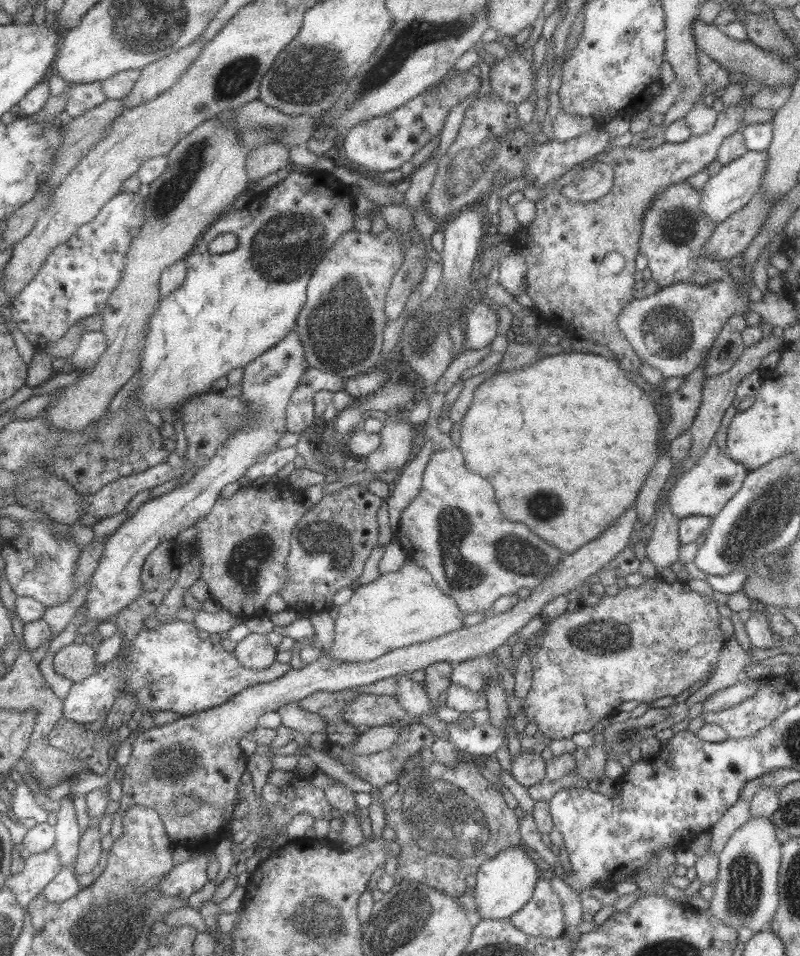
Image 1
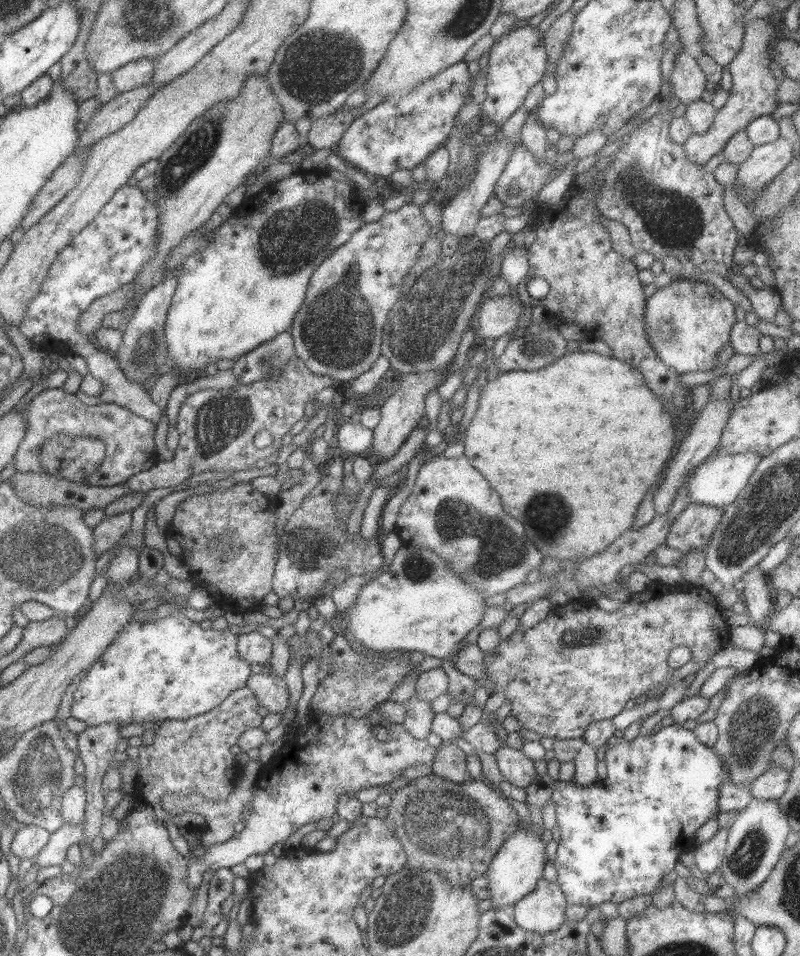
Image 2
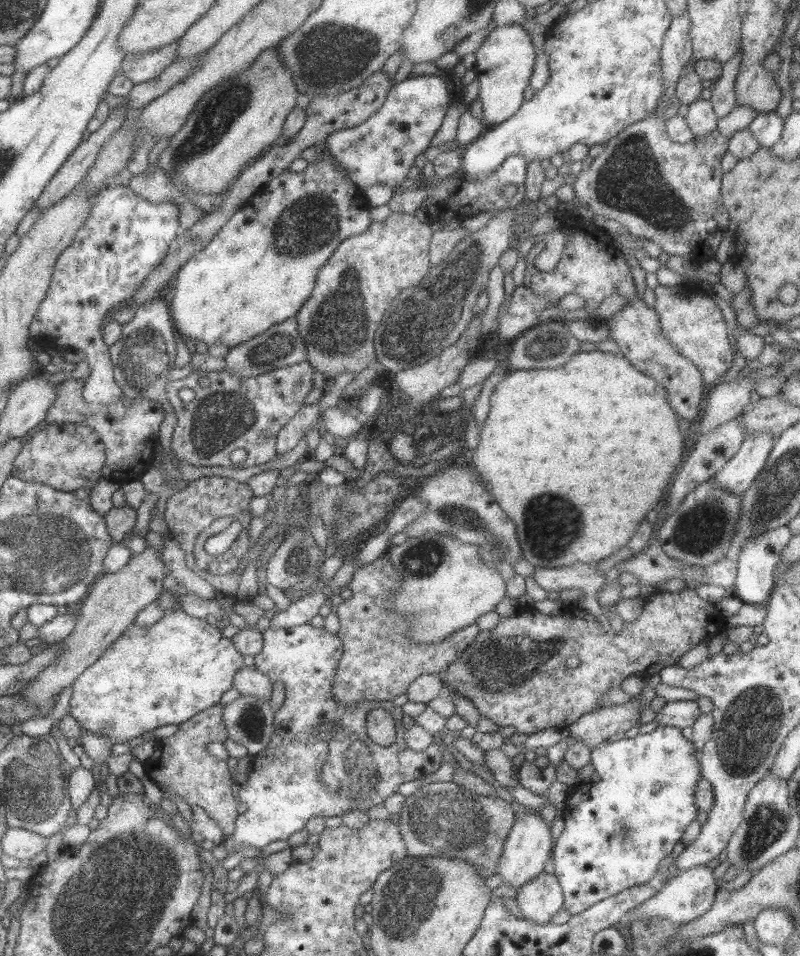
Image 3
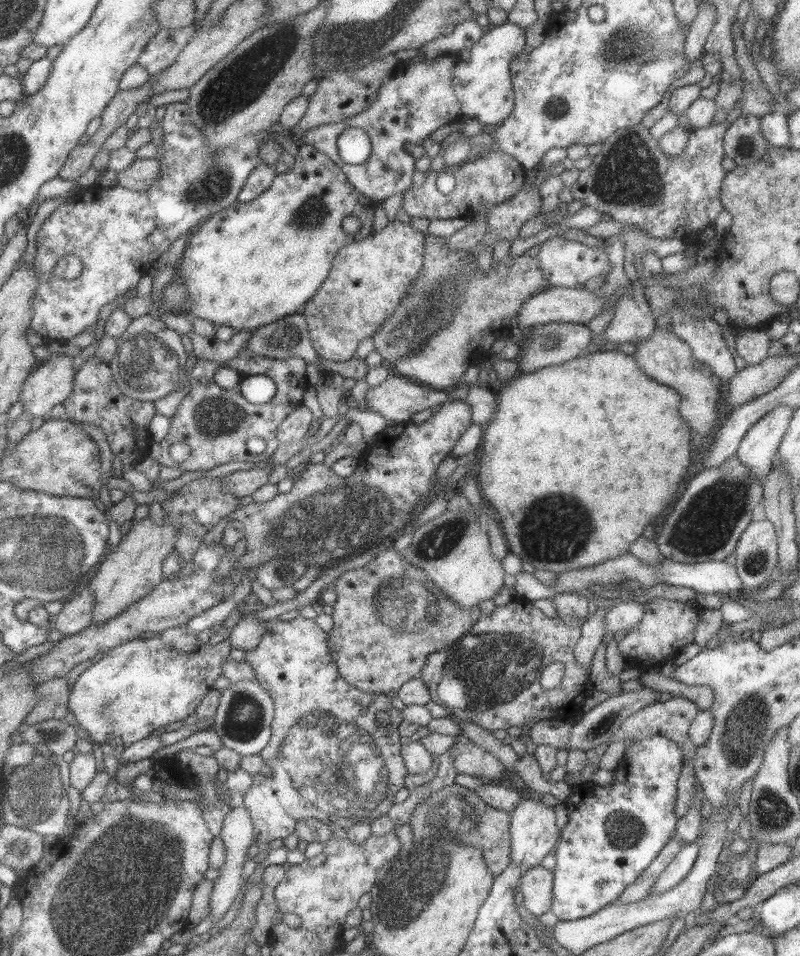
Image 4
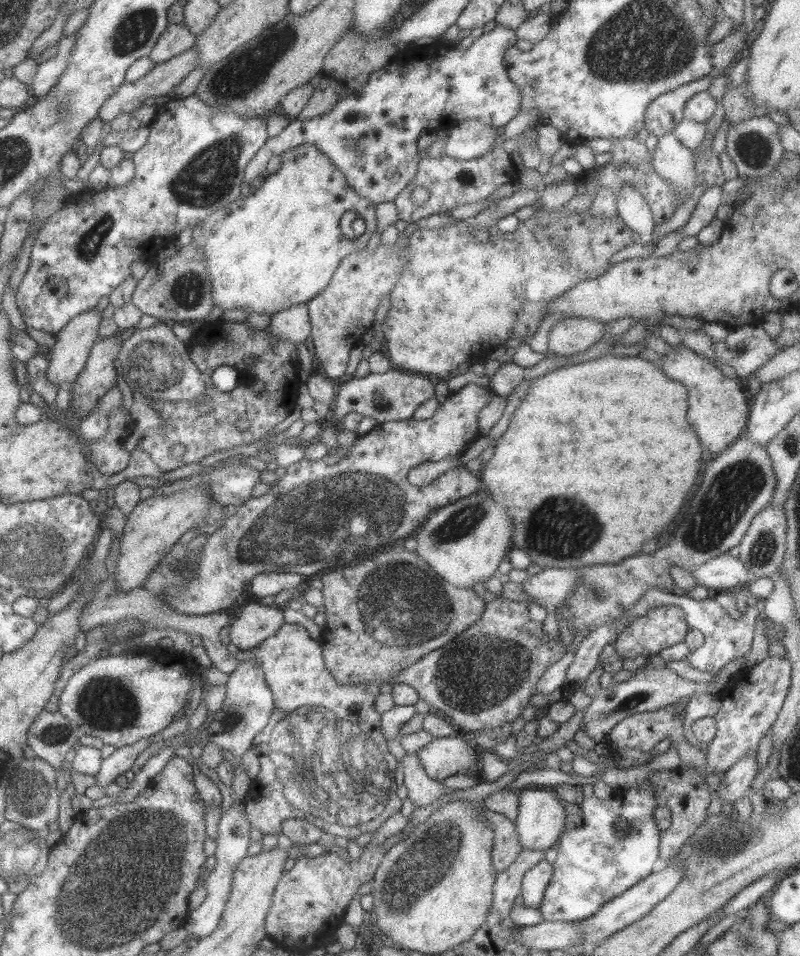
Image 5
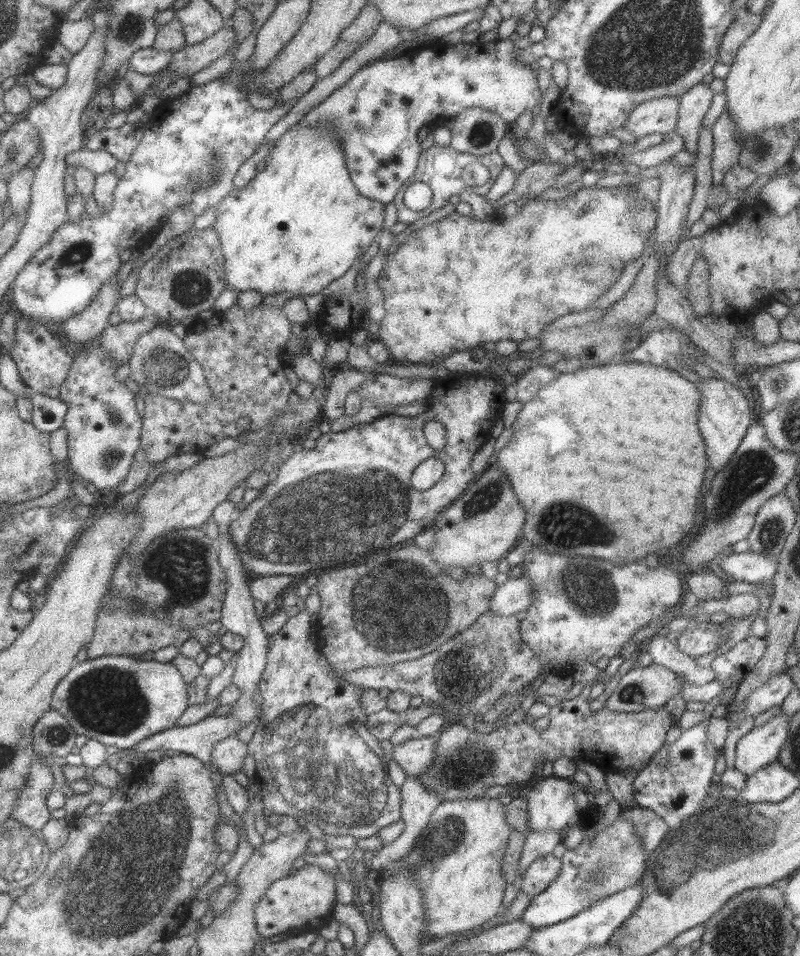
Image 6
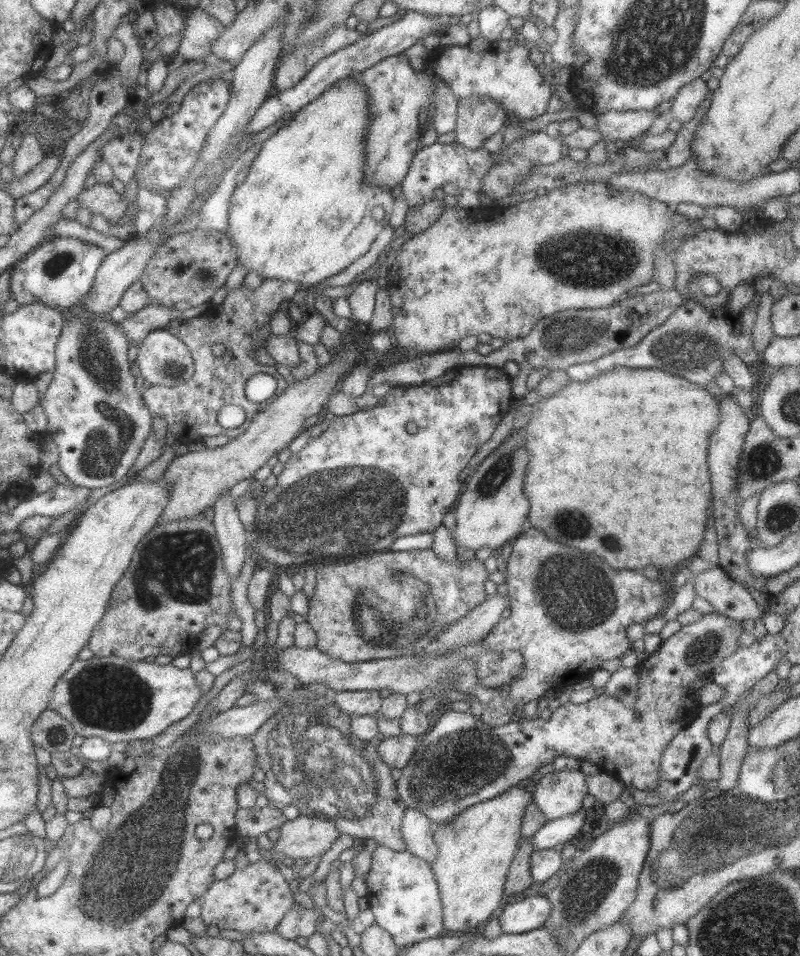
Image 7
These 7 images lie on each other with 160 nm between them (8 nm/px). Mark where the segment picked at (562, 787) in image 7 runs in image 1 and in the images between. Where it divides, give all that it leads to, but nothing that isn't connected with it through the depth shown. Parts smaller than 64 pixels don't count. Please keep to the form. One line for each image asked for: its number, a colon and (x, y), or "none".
1: (504, 884)
2: (513, 872)
3: (528, 844)
4: (533, 834)
5: (539, 824)
6: (551, 806)

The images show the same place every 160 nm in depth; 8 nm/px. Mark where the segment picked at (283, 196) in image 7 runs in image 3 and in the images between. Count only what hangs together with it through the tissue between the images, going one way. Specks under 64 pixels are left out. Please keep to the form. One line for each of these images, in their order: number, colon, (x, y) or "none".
3: (258, 269)
4: (247, 265)
5: (277, 247)
6: (299, 224)

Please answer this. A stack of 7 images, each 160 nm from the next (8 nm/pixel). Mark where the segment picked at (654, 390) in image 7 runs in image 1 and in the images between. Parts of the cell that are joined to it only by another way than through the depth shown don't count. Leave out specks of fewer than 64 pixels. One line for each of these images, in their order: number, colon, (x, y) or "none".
1: (571, 438)
2: (548, 441)
3: (602, 436)
4: (580, 456)
5: (605, 441)
6: (618, 444)

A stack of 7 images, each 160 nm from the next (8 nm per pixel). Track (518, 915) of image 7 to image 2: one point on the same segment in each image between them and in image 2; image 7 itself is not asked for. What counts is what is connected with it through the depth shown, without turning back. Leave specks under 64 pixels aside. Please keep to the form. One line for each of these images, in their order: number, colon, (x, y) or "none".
2: (619, 836)
3: (616, 830)
4: (612, 833)
5: (615, 846)
6: (610, 862)

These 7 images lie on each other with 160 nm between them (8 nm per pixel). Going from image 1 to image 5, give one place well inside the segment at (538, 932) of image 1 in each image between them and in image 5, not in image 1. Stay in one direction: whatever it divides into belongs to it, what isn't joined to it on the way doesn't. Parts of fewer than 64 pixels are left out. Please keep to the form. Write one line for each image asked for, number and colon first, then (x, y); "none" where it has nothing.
2: (543, 909)
3: (538, 900)
4: (536, 884)
5: (533, 885)

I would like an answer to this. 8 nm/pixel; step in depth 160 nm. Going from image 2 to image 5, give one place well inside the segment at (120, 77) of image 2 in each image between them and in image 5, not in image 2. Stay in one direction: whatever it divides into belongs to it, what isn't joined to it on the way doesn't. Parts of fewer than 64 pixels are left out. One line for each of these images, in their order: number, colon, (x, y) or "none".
3: (144, 66)
4: (163, 48)
5: (175, 39)

